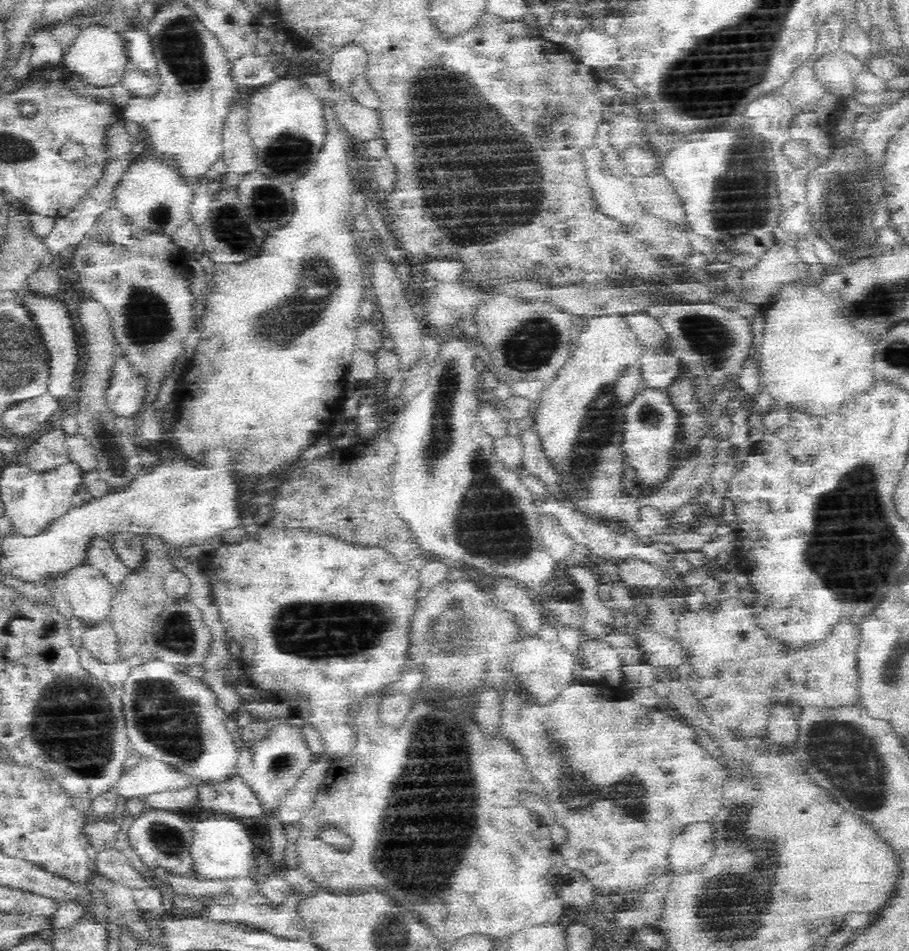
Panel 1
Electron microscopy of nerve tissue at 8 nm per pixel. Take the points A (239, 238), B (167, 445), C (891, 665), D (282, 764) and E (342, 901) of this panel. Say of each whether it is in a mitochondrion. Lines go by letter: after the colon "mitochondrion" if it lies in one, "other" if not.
A: mitochondrion
B: other
C: mitochondrion
D: mitochondrion
E: other

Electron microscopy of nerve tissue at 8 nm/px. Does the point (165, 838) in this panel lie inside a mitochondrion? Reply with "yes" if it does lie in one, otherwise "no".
yes

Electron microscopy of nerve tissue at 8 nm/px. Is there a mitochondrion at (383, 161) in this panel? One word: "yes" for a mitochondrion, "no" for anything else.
no

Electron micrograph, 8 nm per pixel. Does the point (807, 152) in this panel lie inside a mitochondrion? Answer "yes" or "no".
no

